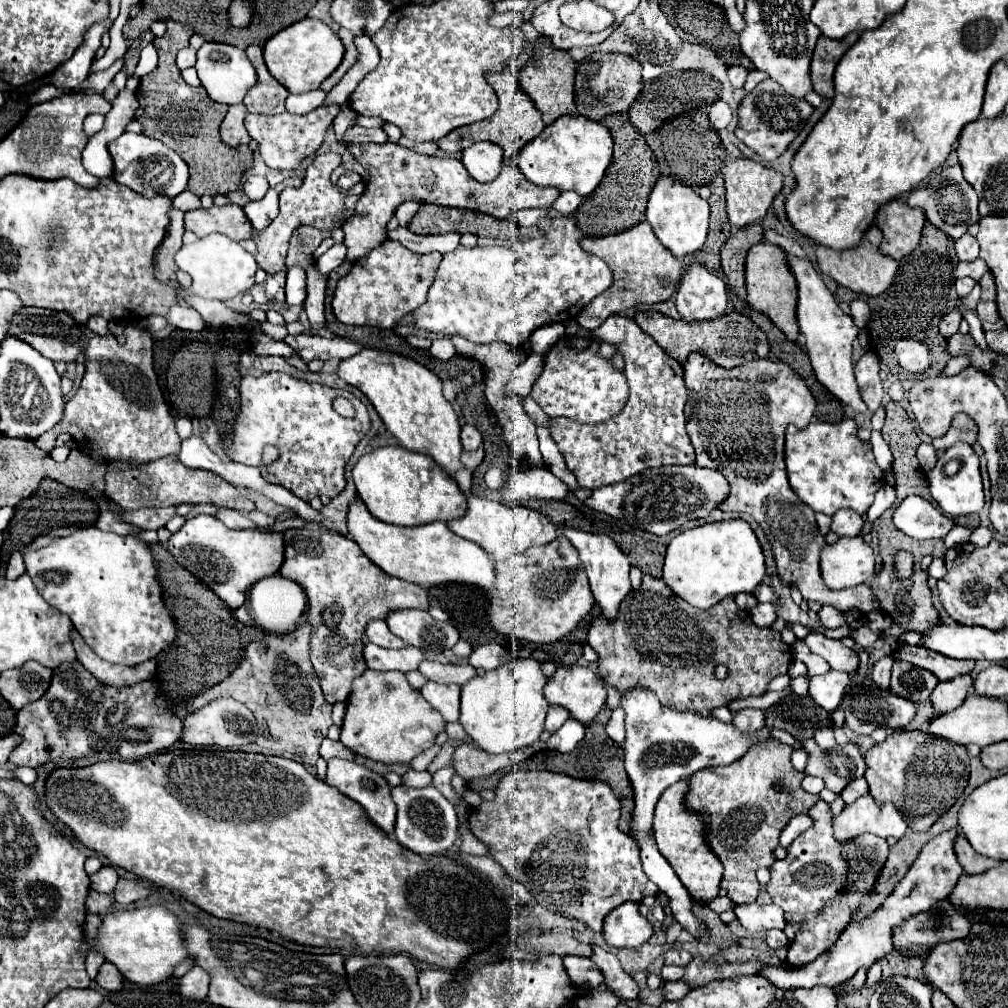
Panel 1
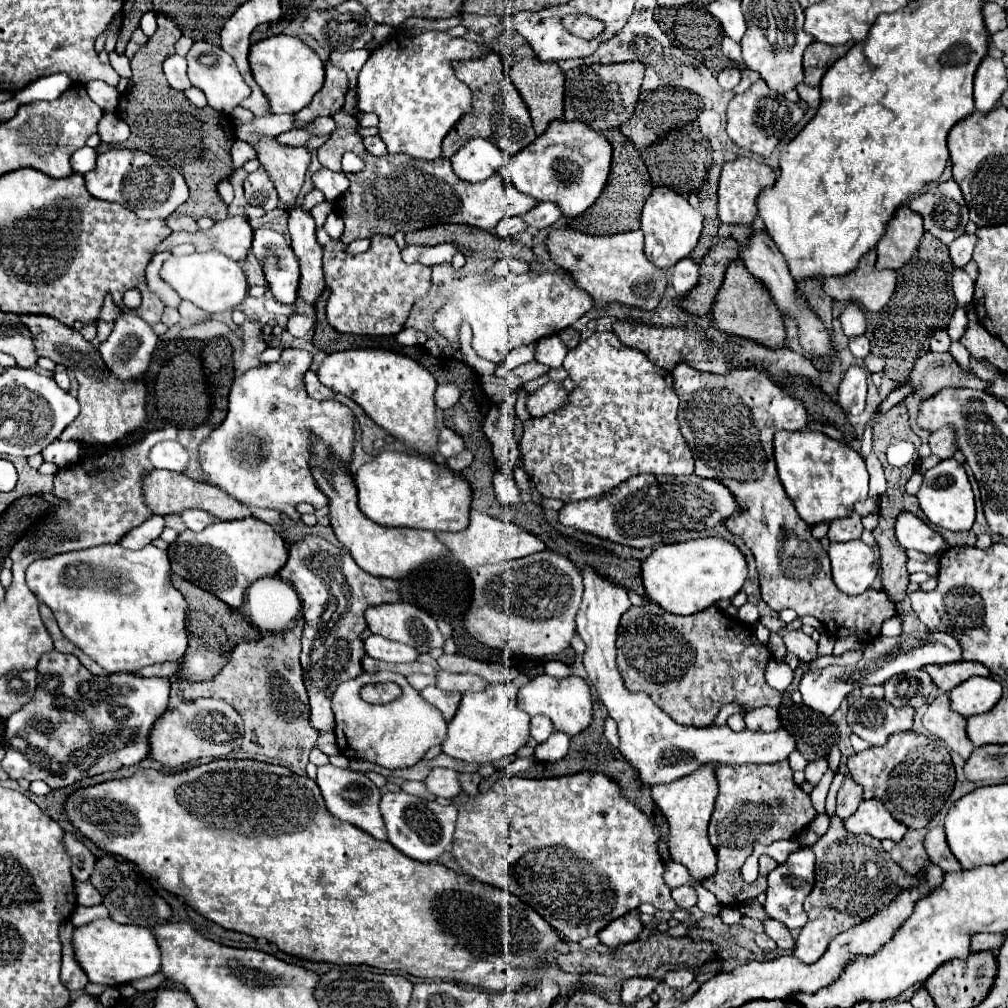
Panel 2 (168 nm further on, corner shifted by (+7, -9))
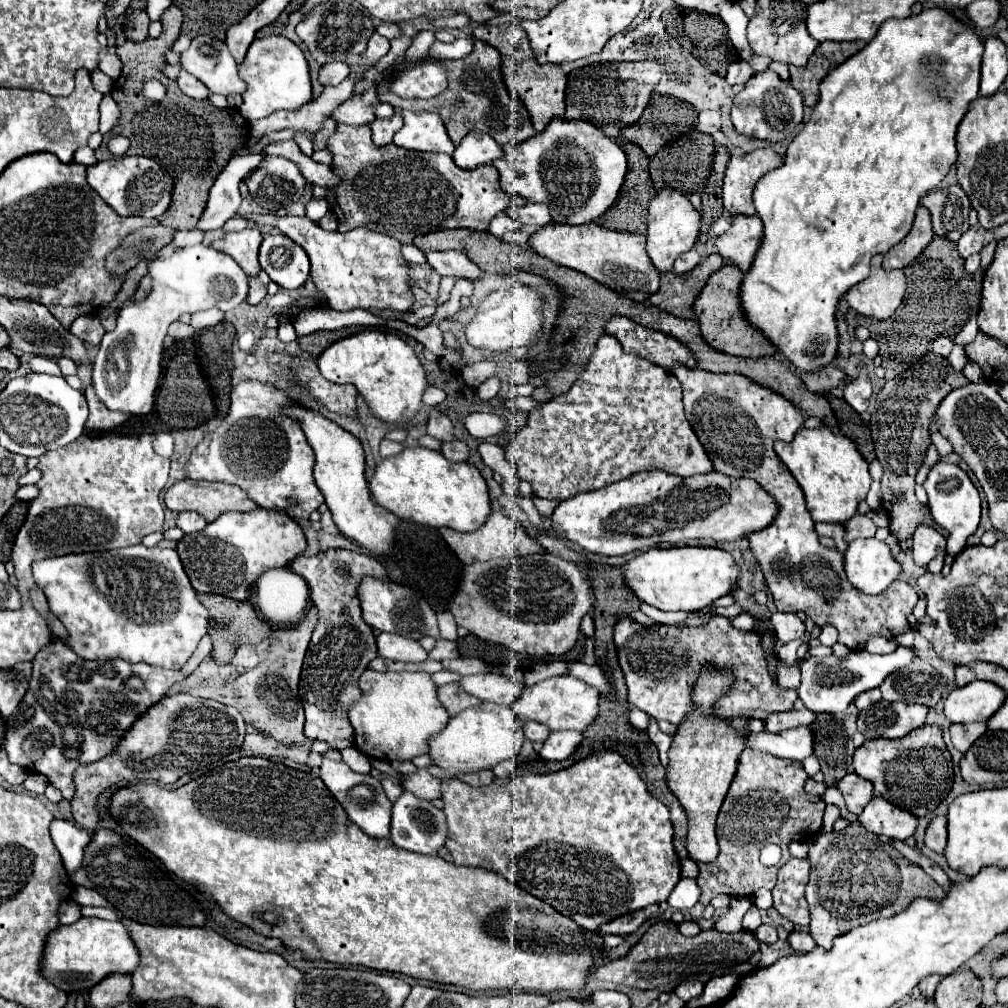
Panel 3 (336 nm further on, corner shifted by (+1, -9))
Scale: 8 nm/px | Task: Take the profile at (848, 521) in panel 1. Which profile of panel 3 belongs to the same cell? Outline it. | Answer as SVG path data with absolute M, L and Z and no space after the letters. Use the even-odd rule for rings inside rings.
M862 514L850 518L844 526L846 526L846 542L852 542L856 538L870 538L876 534L876 524Z

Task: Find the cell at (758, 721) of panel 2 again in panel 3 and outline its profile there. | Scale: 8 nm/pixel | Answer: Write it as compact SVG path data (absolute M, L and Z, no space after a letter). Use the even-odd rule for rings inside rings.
M804 708L800 712L788 710L788 712L780 712L780 714L770 714L766 718L766 732L782 732L782 730L790 730L796 726L806 726L806 724L812 724L816 720L816 716L818 714L814 714L808 708Z

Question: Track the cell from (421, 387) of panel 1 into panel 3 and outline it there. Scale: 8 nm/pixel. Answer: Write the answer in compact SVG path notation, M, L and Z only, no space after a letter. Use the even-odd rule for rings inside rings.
M374 328L330 344L330 348L318 356L318 368L322 368L324 378L330 382L354 384L374 416L396 424L408 422L422 408L422 394L428 386L426 372L414 350L398 334Z

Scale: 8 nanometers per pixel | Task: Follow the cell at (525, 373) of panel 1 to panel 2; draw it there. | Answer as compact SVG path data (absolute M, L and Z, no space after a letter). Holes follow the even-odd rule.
M518 386L502 404L494 406L488 416L484 418L484 434L490 438L492 442L492 451L496 460L498 469L502 470L504 474L512 476L512 470L514 470L514 464L516 460L520 458L520 450L516 446L516 440L514 440L514 404L516 404L516 396L518 396L518 390L522 390L524 386Z

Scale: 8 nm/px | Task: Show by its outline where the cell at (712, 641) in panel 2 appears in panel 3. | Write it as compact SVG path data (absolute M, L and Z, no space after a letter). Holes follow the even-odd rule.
M714 616L700 634L690 634L690 628L676 626L656 626L644 628L638 622L622 620L614 628L618 662L626 678L628 686L628 702L644 712L648 712L654 720L668 720L672 724L680 724L682 718L692 710L690 692L692 684L698 678L700 668L706 662L716 662L734 672L736 682L730 692L718 700L714 712L718 716L750 716L750 718L766 718L774 712L786 712L792 708L796 690L778 688L770 680L766 670L764 652L760 646L760 638L756 632L742 632L732 628L730 620L724 616Z

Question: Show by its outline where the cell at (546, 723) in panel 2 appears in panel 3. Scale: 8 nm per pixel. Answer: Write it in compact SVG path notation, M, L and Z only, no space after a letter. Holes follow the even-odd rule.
M524 722L524 736L530 742L544 742L548 738L548 730L538 722Z

